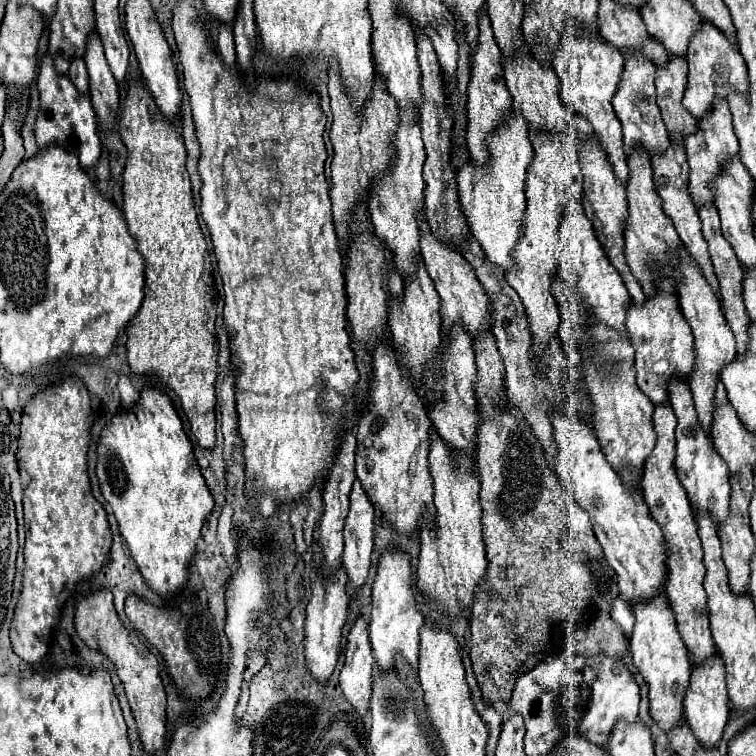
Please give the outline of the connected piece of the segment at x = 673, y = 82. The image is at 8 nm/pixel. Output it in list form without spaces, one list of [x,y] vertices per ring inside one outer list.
[[[671,56],[663,68],[655,72],[657,104],[663,122],[667,124],[669,138],[685,138],[695,128],[695,118],[683,106],[683,92],[687,86],[687,60]]]

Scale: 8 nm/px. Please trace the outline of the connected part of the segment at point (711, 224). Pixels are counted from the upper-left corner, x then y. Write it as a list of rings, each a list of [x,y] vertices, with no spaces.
[[[699,204],[697,206],[697,214],[701,218],[701,232],[709,244],[709,256],[711,256],[711,262],[713,262],[713,270],[715,270],[715,276],[719,280],[719,302],[721,302],[721,308],[723,308],[723,314],[735,334],[735,340],[737,340],[737,350],[739,354],[745,352],[745,346],[747,346],[747,326],[749,326],[749,316],[743,308],[743,294],[741,294],[741,280],[743,280],[743,268],[731,248],[731,244],[725,240],[725,236],[721,234],[721,222],[719,222],[719,212],[715,208],[715,204]]]

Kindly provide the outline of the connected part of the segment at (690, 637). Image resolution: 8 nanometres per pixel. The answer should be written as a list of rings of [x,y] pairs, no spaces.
[[[661,404],[655,406],[653,410],[653,426],[657,434],[657,442],[653,452],[645,458],[643,462],[643,494],[647,500],[647,506],[651,510],[653,520],[659,524],[663,530],[663,538],[667,544],[667,582],[665,582],[665,592],[669,598],[669,604],[677,616],[679,632],[683,636],[683,642],[689,650],[689,656],[693,662],[705,660],[711,654],[715,654],[715,644],[711,640],[711,628],[709,628],[709,608],[707,608],[707,598],[703,590],[703,576],[705,576],[705,566],[703,566],[703,550],[701,550],[701,540],[697,536],[697,524],[691,512],[691,504],[687,498],[685,488],[679,484],[677,472],[675,472],[675,426],[677,418],[671,408],[671,404]]]

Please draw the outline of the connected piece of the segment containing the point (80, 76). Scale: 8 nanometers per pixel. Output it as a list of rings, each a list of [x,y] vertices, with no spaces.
[[[75,56],[75,58],[71,60],[69,78],[75,82],[75,86],[79,88],[79,92],[87,92],[87,90],[89,90],[89,74],[87,74],[85,62],[83,62],[79,56]]]

